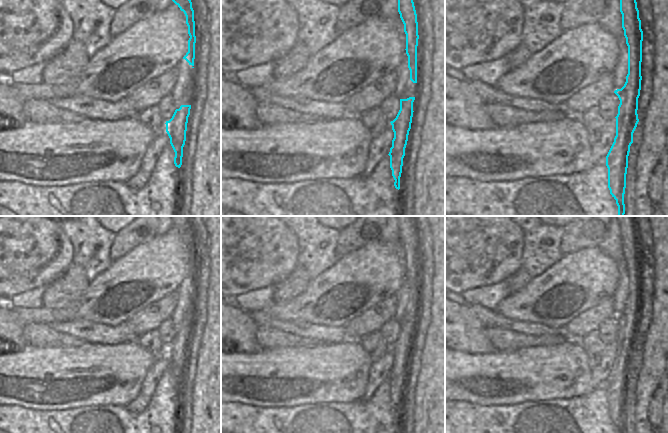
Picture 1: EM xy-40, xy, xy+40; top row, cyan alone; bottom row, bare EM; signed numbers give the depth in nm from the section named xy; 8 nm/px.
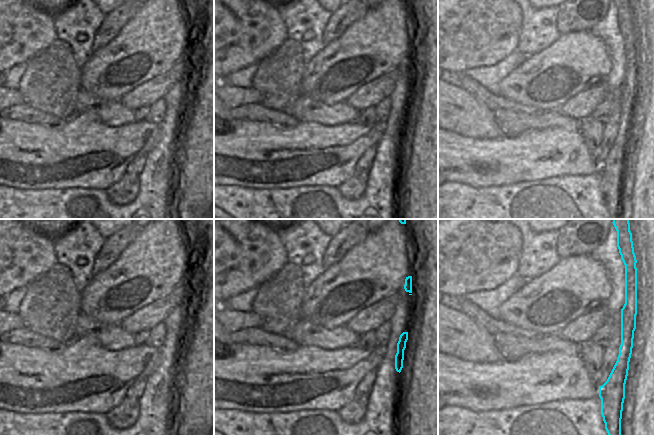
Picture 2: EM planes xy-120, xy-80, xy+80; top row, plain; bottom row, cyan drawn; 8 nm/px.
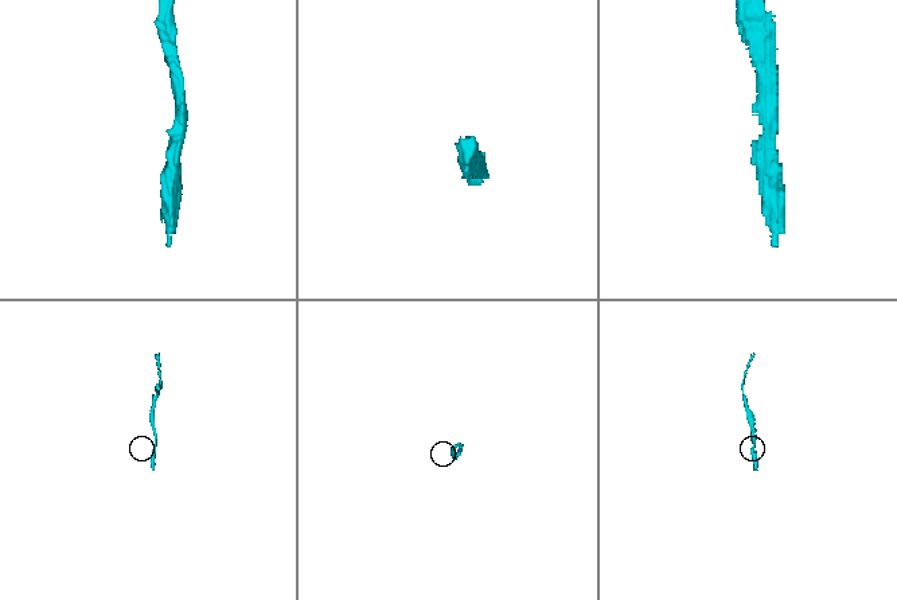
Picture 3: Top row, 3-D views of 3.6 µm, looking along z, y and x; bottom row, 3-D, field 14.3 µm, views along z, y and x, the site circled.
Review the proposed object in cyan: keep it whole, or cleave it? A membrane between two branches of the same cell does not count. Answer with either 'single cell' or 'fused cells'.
single cell

